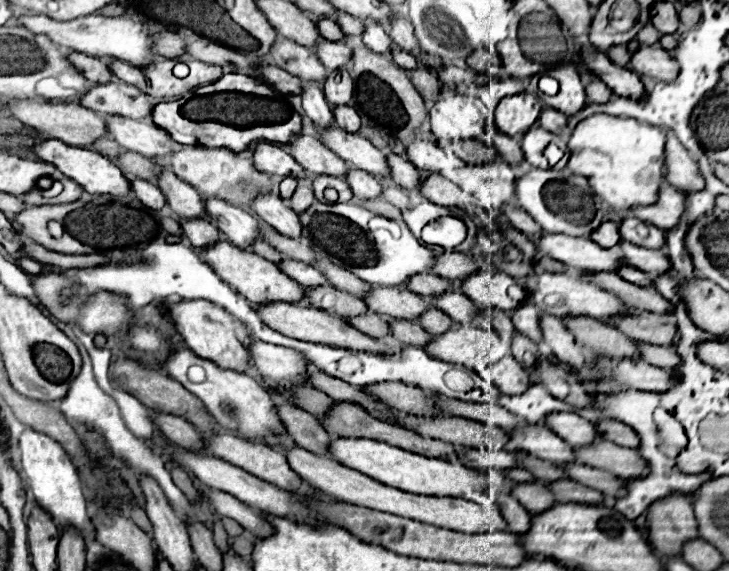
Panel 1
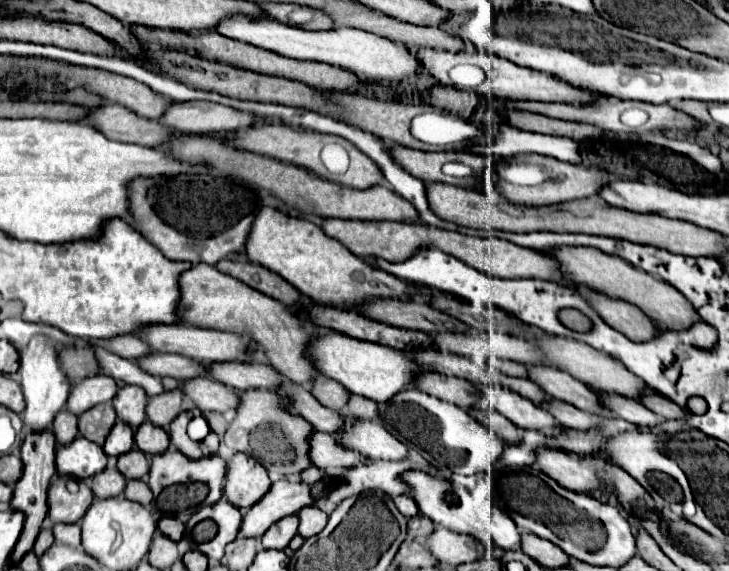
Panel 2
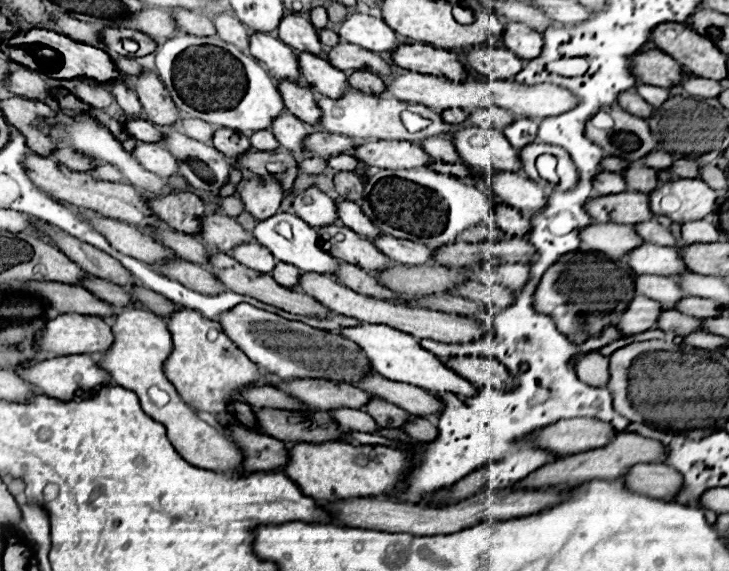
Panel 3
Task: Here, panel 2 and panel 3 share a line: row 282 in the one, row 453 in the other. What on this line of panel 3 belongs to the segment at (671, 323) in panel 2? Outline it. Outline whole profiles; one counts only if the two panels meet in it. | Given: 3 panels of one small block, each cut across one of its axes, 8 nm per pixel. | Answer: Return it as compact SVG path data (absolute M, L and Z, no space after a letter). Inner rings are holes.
M620 432L604 448L594 448L588 452L570 454L570 456L564 456L564 458L548 464L548 466L538 468L534 474L530 474L520 484L516 484L516 488L540 488L540 486L554 486L554 484L568 484L568 482L580 484L586 480L616 480L616 478L622 478L622 474L626 474L626 470L630 466L636 466L638 462L664 462L666 454L668 454L668 450L658 440L650 440L650 438L644 438L638 434Z

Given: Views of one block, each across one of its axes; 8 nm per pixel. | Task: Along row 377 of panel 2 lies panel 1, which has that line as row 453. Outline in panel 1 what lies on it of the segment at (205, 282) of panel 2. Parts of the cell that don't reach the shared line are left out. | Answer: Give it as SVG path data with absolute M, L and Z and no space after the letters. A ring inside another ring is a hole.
M300 446L288 448L286 460L296 474L302 474L302 478L306 478L306 482L310 482L310 486L314 486L316 490L320 490L324 494L330 494L336 500L358 502L360 506L370 506L372 510L386 510L390 514L402 514L402 518L418 518L418 522L430 522L432 526L446 526L448 530L462 530L464 534L478 532L478 530L506 530L506 520L502 518L496 504L494 504L494 510L488 510L480 504L474 504L474 502L468 502L462 498L422 496L422 494L402 492L394 486L376 482L358 470L342 466L336 460L332 460L330 456L312 454Z

